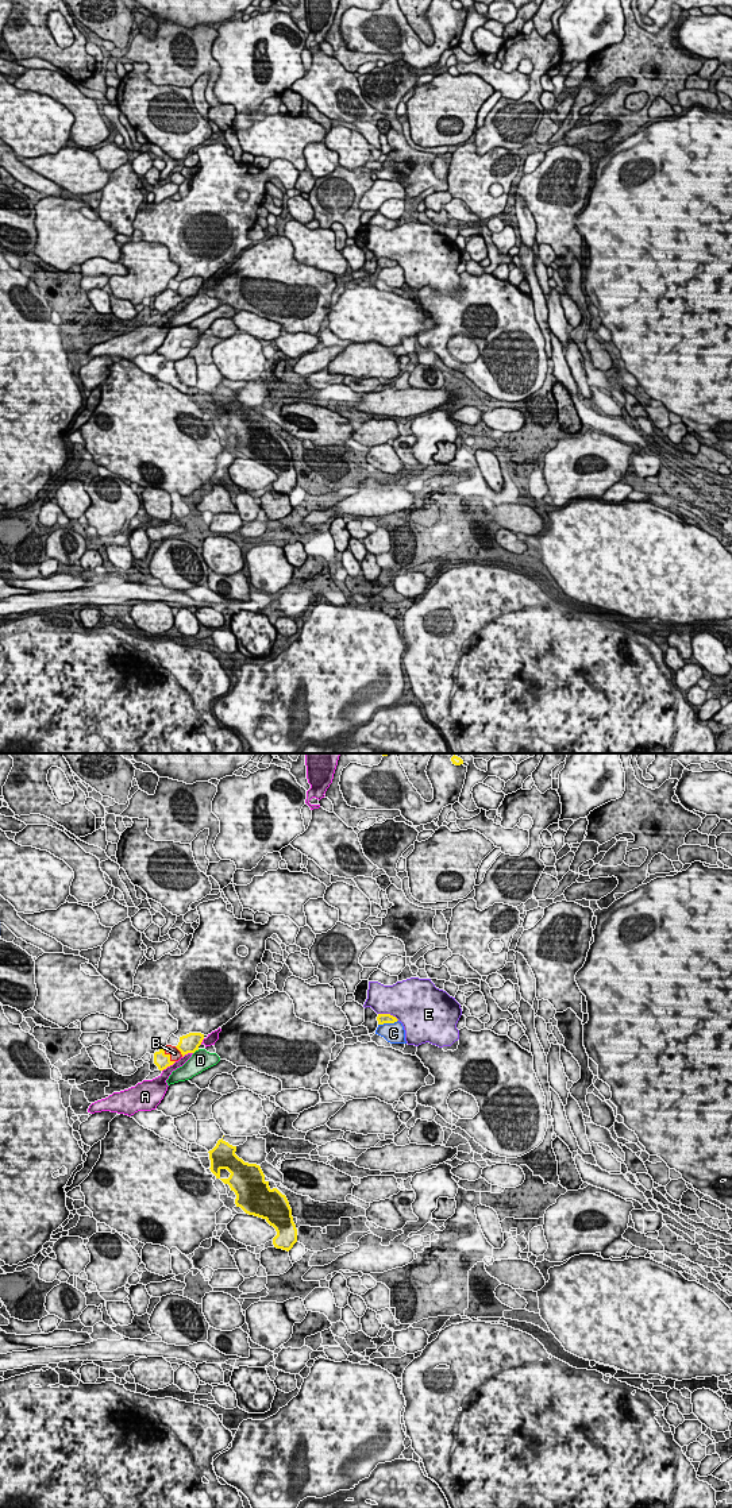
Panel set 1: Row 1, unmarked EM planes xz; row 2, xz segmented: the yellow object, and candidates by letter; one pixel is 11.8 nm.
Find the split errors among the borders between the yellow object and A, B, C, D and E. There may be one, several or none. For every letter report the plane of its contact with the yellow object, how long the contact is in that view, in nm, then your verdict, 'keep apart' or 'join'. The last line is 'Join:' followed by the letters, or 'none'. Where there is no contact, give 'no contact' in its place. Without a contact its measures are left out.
A: meets yellow in xz; contact 220 nm long; keep apart
B: meets yellow in xz; contact 220 nm long; join
C: meets yellow in xz; contact 240 nm long; keep apart
D: meets yellow in xz; contact 100 nm long; keep apart
E: meets yellow in xz; contact 260 nm long; keep apart
Join: B

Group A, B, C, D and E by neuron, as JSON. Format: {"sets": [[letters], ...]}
{"sets": [["A"], ["B"], ["C"], ["D"], ["E"]]}

